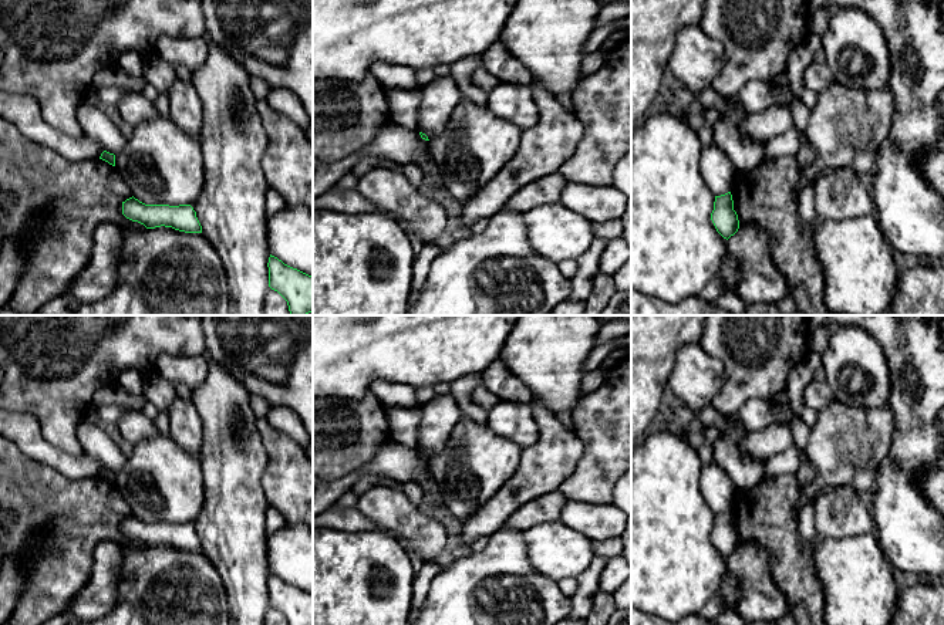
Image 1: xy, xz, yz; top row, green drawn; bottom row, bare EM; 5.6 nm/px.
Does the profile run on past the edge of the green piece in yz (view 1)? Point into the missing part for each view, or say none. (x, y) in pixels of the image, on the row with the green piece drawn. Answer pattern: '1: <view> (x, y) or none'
1: none

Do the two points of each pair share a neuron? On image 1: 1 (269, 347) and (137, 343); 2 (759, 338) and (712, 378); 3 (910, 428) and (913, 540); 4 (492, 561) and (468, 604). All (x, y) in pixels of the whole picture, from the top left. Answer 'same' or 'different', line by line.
1: different
2: different
3: same
4: same

